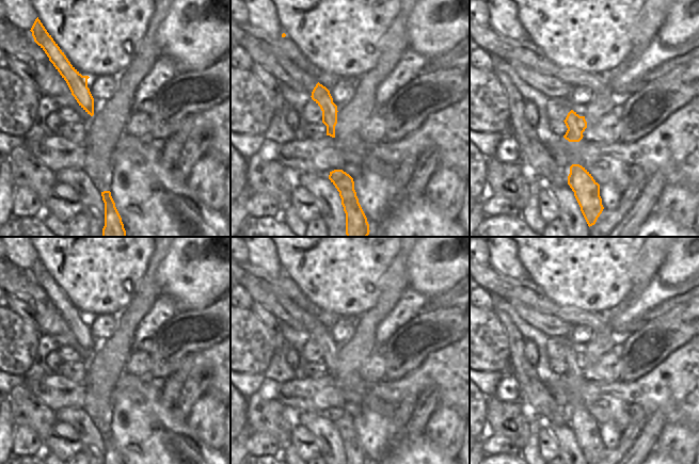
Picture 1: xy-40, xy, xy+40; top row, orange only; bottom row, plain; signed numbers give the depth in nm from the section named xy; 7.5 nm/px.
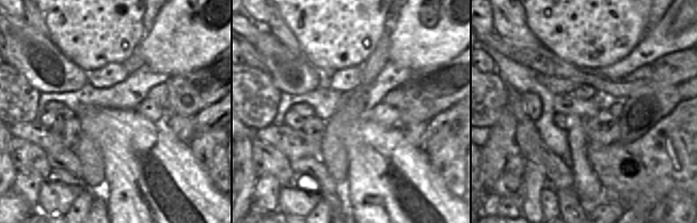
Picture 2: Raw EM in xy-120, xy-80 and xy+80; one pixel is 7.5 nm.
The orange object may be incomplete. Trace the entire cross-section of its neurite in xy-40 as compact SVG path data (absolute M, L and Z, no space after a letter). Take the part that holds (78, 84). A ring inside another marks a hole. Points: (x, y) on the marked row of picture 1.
M38 17L31 30L34 42L45 51L49 61L66 81L72 95L91 116L94 115L94 98L88 87L89 76L82 76L68 61L64 52L47 32Z

